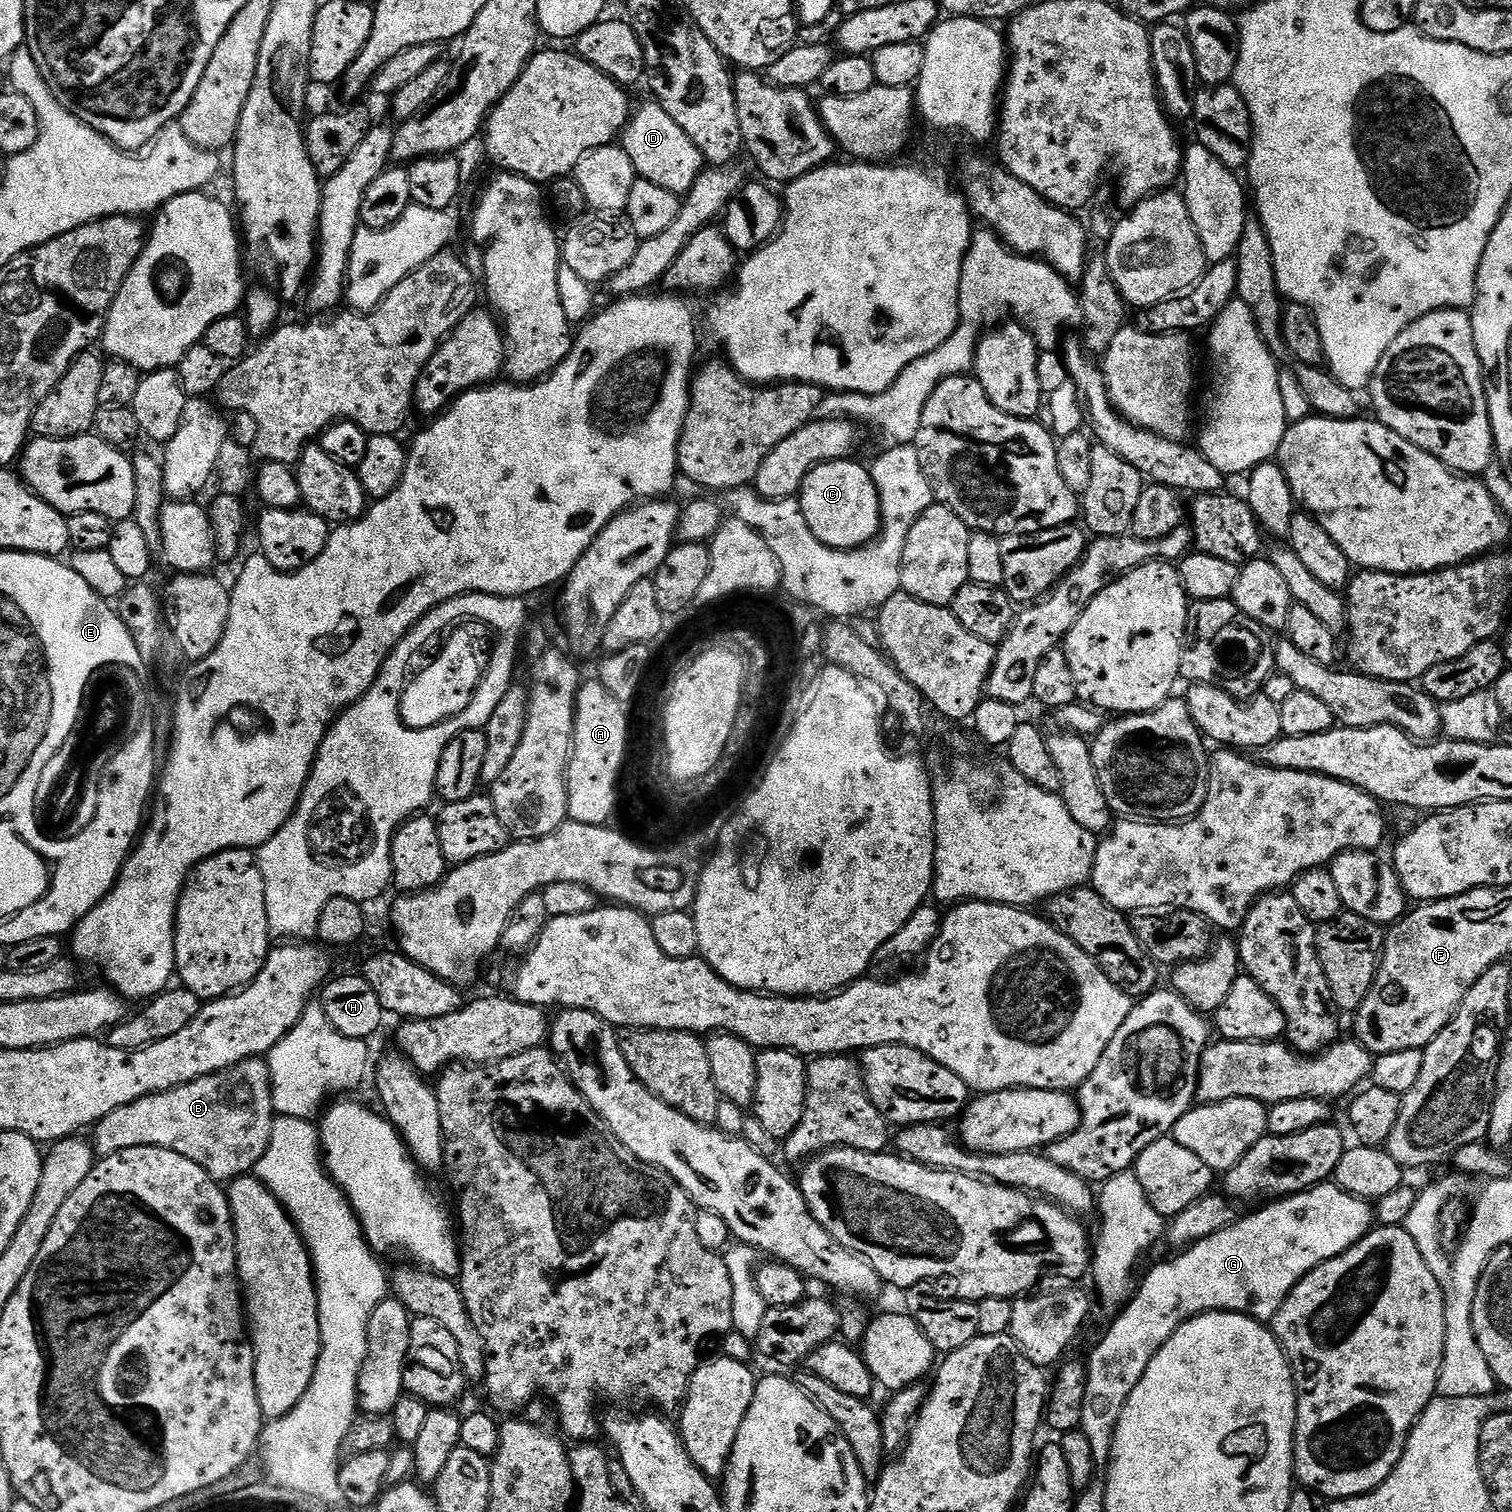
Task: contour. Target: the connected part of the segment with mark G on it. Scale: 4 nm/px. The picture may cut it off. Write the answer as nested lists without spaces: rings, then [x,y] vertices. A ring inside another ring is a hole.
[[[1325,1182],[1317,1184],[1314,1188],[1307,1188],[1305,1192],[1300,1192],[1297,1196],[1286,1196],[1275,1202],[1268,1202],[1263,1205],[1261,1212],[1256,1212],[1253,1216],[1244,1216],[1237,1219],[1229,1228],[1218,1230],[1214,1234],[1210,1234],[1205,1240],[1198,1240],[1195,1244],[1183,1249],[1179,1253],[1177,1260],[1164,1260],[1161,1264],[1156,1264],[1148,1272],[1148,1277],[1144,1281],[1139,1281],[1138,1287],[1135,1289],[1134,1295],[1119,1309],[1120,1317],[1113,1322],[1108,1328],[1108,1333],[1101,1338],[1096,1344],[1096,1349],[1089,1356],[1086,1356],[1088,1366],[1088,1377],[1086,1378],[1086,1402],[1082,1406],[1082,1422],[1079,1431],[1086,1434],[1086,1438],[1090,1438],[1090,1451],[1094,1454],[1097,1465],[1107,1465],[1114,1446],[1114,1434],[1118,1422],[1122,1418],[1122,1410],[1126,1406],[1126,1402],[1130,1398],[1130,1394],[1134,1390],[1134,1386],[1138,1386],[1138,1382],[1142,1378],[1142,1374],[1146,1374],[1146,1366],[1150,1366],[1150,1362],[1154,1358],[1154,1354],[1158,1354],[1158,1350],[1162,1350],[1162,1346],[1166,1346],[1166,1342],[1171,1338],[1182,1325],[1193,1320],[1195,1316],[1200,1316],[1204,1312],[1237,1312],[1243,1316],[1249,1316],[1261,1322],[1270,1322],[1278,1314],[1278,1310],[1282,1306],[1282,1302],[1286,1302],[1286,1298],[1294,1290],[1296,1283],[1306,1274],[1313,1272],[1319,1264],[1326,1263],[1330,1258],[1340,1256],[1346,1250],[1350,1250],[1363,1236],[1368,1235],[1374,1227],[1374,1208],[1369,1201],[1359,1200],[1350,1194],[1346,1194],[1346,1190],[1342,1190],[1335,1182]]]

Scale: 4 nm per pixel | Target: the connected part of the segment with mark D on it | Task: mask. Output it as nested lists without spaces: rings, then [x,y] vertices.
[[[655,102],[644,104],[631,113],[622,133],[622,147],[630,162],[634,162],[639,179],[649,180],[654,186],[663,186],[677,194],[688,193],[706,167],[704,155],[690,138],[686,138],[686,130],[682,130],[682,126],[678,126],[678,122]]]

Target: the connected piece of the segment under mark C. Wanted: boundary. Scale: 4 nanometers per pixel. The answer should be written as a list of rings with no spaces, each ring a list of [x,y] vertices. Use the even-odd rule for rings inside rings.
[[[855,459],[831,460],[825,464],[818,464],[806,474],[802,482],[798,499],[800,513],[806,518],[806,526],[814,534],[817,542],[828,548],[863,548],[872,543],[880,535],[880,499],[872,481],[872,473],[867,467],[855,464]]]

